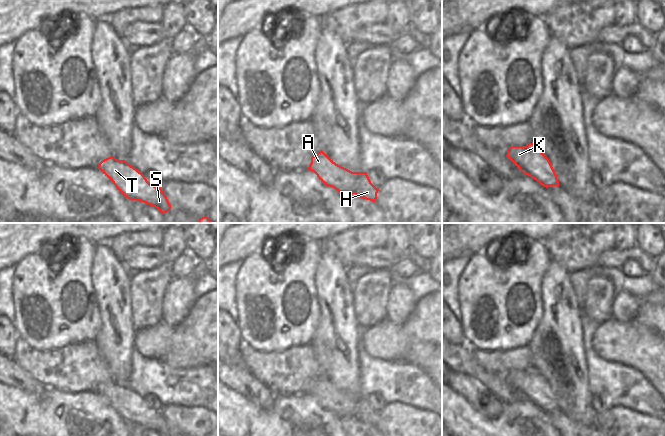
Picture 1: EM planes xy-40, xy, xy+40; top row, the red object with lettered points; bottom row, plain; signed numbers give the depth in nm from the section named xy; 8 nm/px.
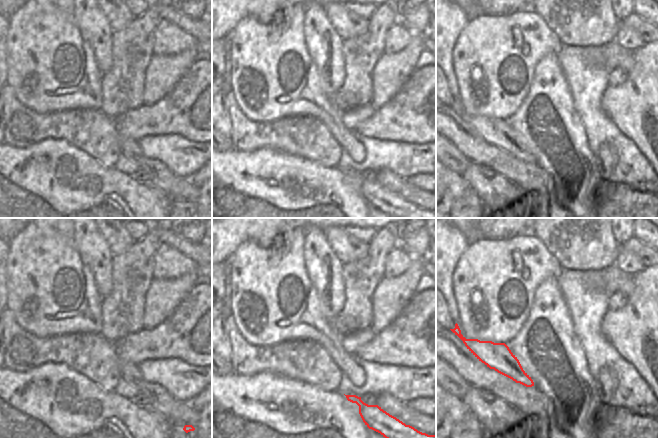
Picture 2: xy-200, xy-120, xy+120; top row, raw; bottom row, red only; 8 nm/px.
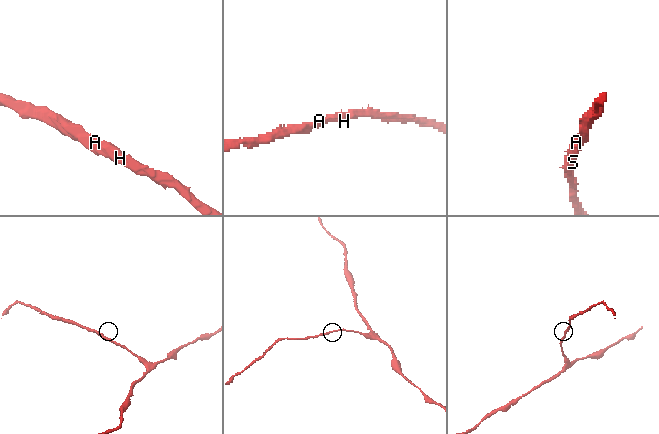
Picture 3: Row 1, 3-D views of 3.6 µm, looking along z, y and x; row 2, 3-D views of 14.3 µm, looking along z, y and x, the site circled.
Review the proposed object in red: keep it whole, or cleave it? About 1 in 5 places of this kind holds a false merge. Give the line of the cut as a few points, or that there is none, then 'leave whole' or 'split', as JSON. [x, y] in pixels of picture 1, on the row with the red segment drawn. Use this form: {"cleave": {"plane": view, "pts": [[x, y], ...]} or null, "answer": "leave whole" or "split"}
{"cleave": null, "answer": "leave whole"}

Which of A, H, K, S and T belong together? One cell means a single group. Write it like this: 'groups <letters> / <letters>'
groups A H K S T

